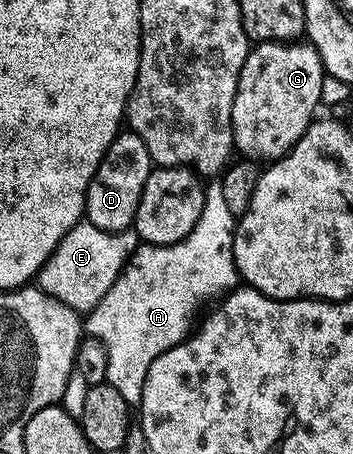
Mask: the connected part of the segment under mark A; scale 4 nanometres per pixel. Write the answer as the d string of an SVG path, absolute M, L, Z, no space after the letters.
M208 182L203 212L191 232L173 245L139 245L99 304L86 312L86 334L100 339L107 350L107 383L125 397L127 404L137 405L143 400L149 365L192 334L195 314L203 303L226 296L240 282L233 257L236 222L225 205L219 182Z

